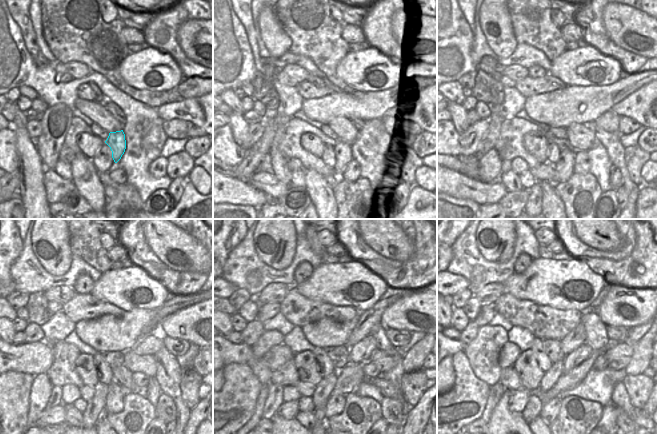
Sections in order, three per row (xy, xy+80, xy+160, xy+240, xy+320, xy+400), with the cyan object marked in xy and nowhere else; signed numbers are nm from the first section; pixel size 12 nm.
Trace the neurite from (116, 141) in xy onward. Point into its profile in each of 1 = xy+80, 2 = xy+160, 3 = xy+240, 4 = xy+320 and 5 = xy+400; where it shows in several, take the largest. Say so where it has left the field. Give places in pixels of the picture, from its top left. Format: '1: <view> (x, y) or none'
1: xy+80 (343, 151)
2: xy+160 (564, 166)
3: xy+240 (114, 403)
4: xy+320 (335, 404)
5: xy+400 (550, 410)

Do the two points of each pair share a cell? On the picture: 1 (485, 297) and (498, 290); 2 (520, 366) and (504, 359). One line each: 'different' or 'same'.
1: same
2: different

